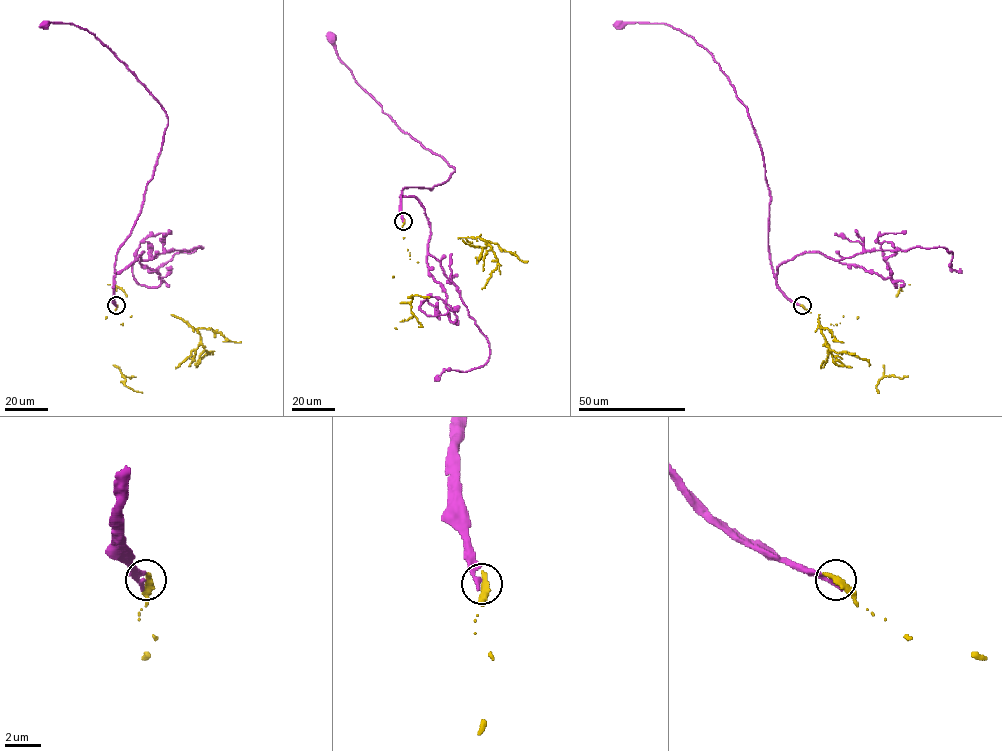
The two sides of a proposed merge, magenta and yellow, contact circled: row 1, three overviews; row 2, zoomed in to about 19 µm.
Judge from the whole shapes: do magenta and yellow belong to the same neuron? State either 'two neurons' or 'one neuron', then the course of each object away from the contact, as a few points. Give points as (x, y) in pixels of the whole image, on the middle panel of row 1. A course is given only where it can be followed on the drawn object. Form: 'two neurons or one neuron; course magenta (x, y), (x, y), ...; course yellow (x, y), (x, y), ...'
one neuron; course magenta (403, 221), (402, 190), (430, 189), (447, 180), (455, 169), (403, 132), (382, 111), (340, 60), (333, 38); course yellow (403, 221), (458, 238), (479, 237), (498, 260), (481, 289), (429, 297), (412, 295), (411, 312), (419, 327)

